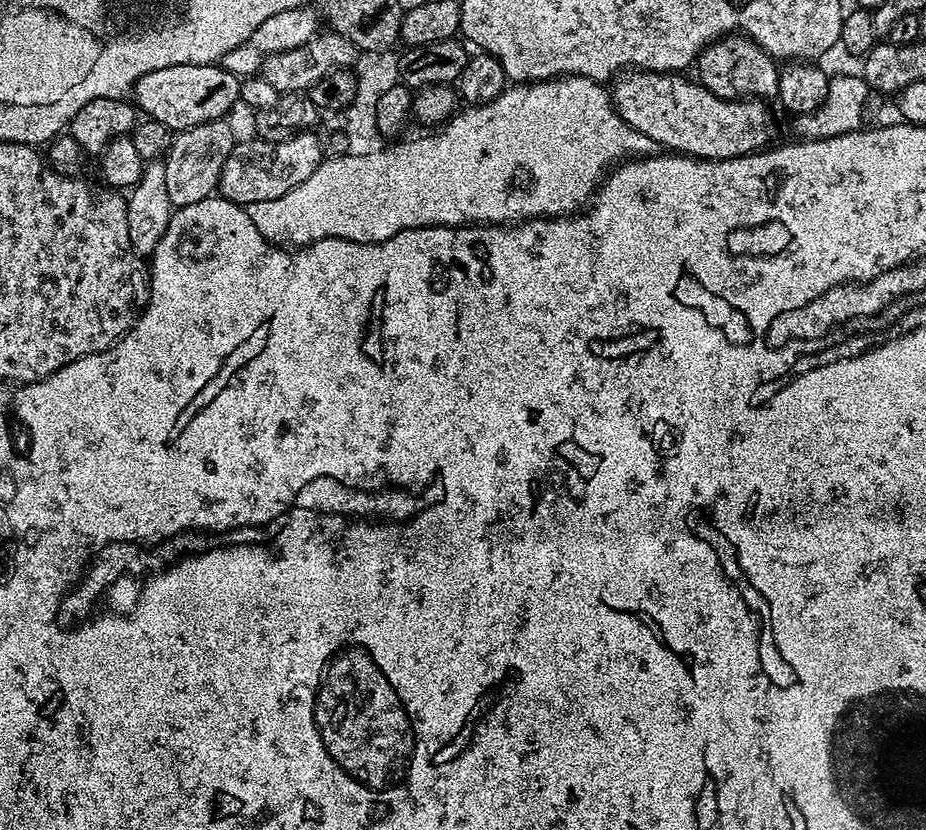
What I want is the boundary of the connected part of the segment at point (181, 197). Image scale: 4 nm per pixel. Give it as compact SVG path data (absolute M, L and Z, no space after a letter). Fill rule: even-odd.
M227 119L211 120L173 135L170 150L162 161L166 170L166 191L170 193L173 209L202 204L217 191L222 166L238 143L238 136L228 123Z

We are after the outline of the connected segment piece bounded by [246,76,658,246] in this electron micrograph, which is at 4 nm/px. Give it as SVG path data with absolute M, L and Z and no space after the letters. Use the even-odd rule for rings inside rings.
M558 76L558 77L556 77L556 79L555 79L555 80L533 80L533 81L532 81L532 83L531 83L531 84L518 84L518 83L513 83L513 84L512 84L512 85L511 85L511 86L508 86L508 87L505 87L505 90L504 90L504 92L503 92L503 93L502 93L502 94L498 94L498 98L494 98L494 99L493 99L493 100L491 100L491 101L490 101L490 102L489 102L489 104L477 104L477 105L475 105L475 106L468 106L468 107L465 107L465 109L466 109L466 110L465 110L465 112L464 112L464 109L463 109L463 110L460 110L460 111L457 111L457 113L456 113L456 115L455 115L455 116L453 116L453 117L451 117L451 119L449 119L449 120L448 120L448 121L447 121L447 123L445 123L445 124L444 124L444 125L443 125L443 128L442 128L442 129L441 129L441 130L436 130L436 131L433 131L433 132L436 132L436 133L434 133L434 134L433 134L433 136L420 136L420 137L418 137L418 138L417 138L417 140L404 140L404 139L401 139L401 140L400 140L400 141L399 141L399 142L396 142L396 143L400 143L400 142L401 142L401 144L396 144L396 145L394 145L394 146L393 146L393 148L389 148L389 146L384 146L384 147L383 147L383 148L381 148L381 150L380 150L380 151L379 151L379 152L376 152L376 153L372 153L372 154L358 154L358 155L357 155L357 156L352 156L352 155L349 155L349 154L342 154L342 156L336 156L336 157L334 157L334 158L333 158L333 160L331 160L331 158L325 158L325 159L323 159L323 160L321 160L321 162L320 162L320 165L318 165L318 167L316 167L316 169L315 169L315 170L314 170L314 174L310 174L310 178L306 178L306 182L298 182L298 186L294 186L294 190L286 190L286 194L282 194L282 198L270 198L270 202L254 202L254 203L253 203L253 204L250 204L250 205L247 205L247 208L246 208L246 211L247 211L247 213L248 213L248 217L249 217L249 218L250 218L250 222L254 222L254 226L258 226L258 234L262 234L262 238L266 238L266 239L267 239L267 240L268 240L268 243L270 243L270 244L275 244L275 245L277 245L277 246L307 246L307 245L309 245L309 244L313 244L313 243L314 243L314 242L318 242L318 241L319 241L319 240L321 240L321 239L322 239L322 238L342 238L342 239L343 239L343 240L349 240L349 241L350 241L350 242L358 242L358 243L359 243L359 244L377 244L377 243L378 243L378 242L386 242L386 238L394 238L394 234L398 234L398 233L399 233L399 232L401 232L401 231L402 231L402 230L410 230L410 229L411 229L411 228L459 228L459 227L461 227L461 226L487 226L487 225L489 225L489 224L499 224L499 225L501 225L501 226L508 226L508 225L511 225L511 224L512 224L512 223L513 223L513 222L523 222L523 221L526 221L526 220L530 220L530 219L532 219L532 218L531 218L531 217L530 217L530 215L528 215L528 212L536 212L536 213L537 213L537 214L538 214L538 215L539 215L539 216L540 216L540 218L546 218L546 217L547 217L547 216L549 216L549 215L550 215L550 214L562 214L562 213L563 213L563 212L579 212L579 211L581 211L581 209L583 209L583 208L584 208L584 207L585 207L585 205L587 205L587 204L588 204L588 203L589 203L589 201L591 201L591 199L592 199L592 197L593 197L593 195L594 195L594 193L595 193L595 192L596 192L596 191L597 191L597 189L599 189L599 187L600 187L600 185L601 185L601 183L602 183L602 181L603 181L603 179L604 179L604 177L605 177L605 176L607 176L607 175L608 175L608 173L609 173L609 171L610 171L610 169L611 169L611 168L612 168L612 167L613 167L613 166L615 166L615 165L617 165L617 164L619 164L619 163L621 163L621 162L624 162L624 161L627 161L627 160L628 160L628 159L629 159L629 158L643 158L643 157L645 157L645 156L650 156L650 155L653 155L653 153L655 153L655 152L656 152L656 151L657 151L657 148L658 148L658 146L657 146L657 145L656 145L656 144L655 144L655 143L654 143L654 141L652 141L652 140L651 140L651 139L650 139L650 138L646 138L646 134L642 134L642 133L641 133L641 132L640 132L640 131L639 131L639 130L638 130L638 129L637 129L637 128L635 128L635 127L634 127L634 126L630 126L630 125L629 125L629 124L627 124L627 123L626 123L626 121L624 121L624 119L623 119L623 118L622 118L622 117L620 117L620 116L619 116L619 115L618 115L618 113L616 113L616 107L614 107L614 106L613 106L613 105L612 105L612 97L611 97L611 95L610 95L610 92L609 92L609 89L608 89L608 88L607 88L607 87L605 87L605 85L604 85L604 84L603 84L603 83L601 83L601 81L598 81L598 80L591 80L591 79L590 79L590 78L586 78L586 77L585 77L585 76ZM521 174L523 174L523 175L526 175L526 176L528 176L528 177L529 177L529 178L530 178L530 179L532 179L532 188L528 188L528 192L512 192L512 188L508 188L508 180L513 180L513 178L518 178L518 177L519 177L519 176L521 176Z

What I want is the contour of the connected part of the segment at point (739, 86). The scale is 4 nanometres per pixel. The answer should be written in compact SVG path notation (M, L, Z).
M729 34L709 44L701 52L694 68L700 71L698 83L723 100L772 98L778 90L780 68L777 61L761 44L743 34Z

